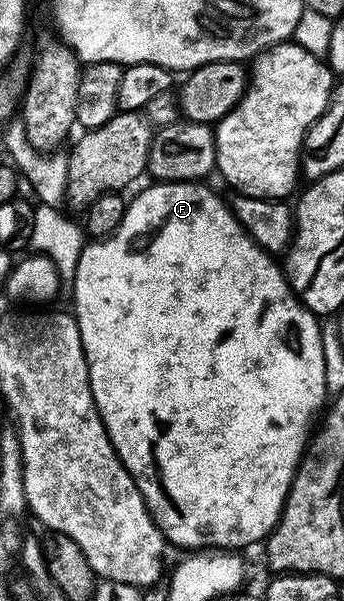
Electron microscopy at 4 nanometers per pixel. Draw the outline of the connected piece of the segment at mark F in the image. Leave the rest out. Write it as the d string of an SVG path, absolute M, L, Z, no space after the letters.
M202 181L155 182L150 185L128 201L125 216L114 234L84 245L77 264L73 313L87 357L93 400L121 464L137 484L164 539L170 545L172 542L175 546L184 546L187 552L208 548L239 552L244 549L242 546L262 543L279 523L295 469L309 445L311 421L328 401L321 322L291 291L282 265L247 235L245 228L235 219L226 197L214 194Z

